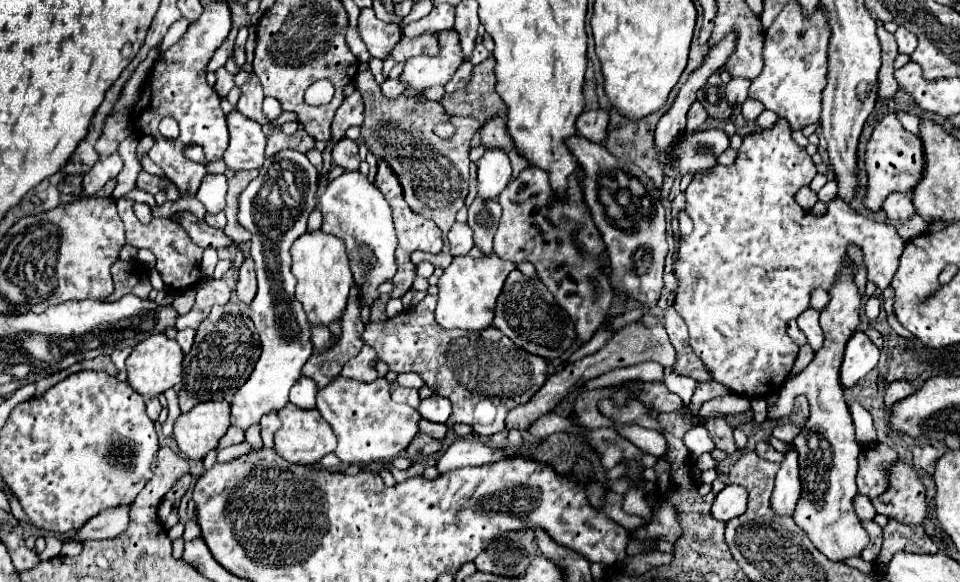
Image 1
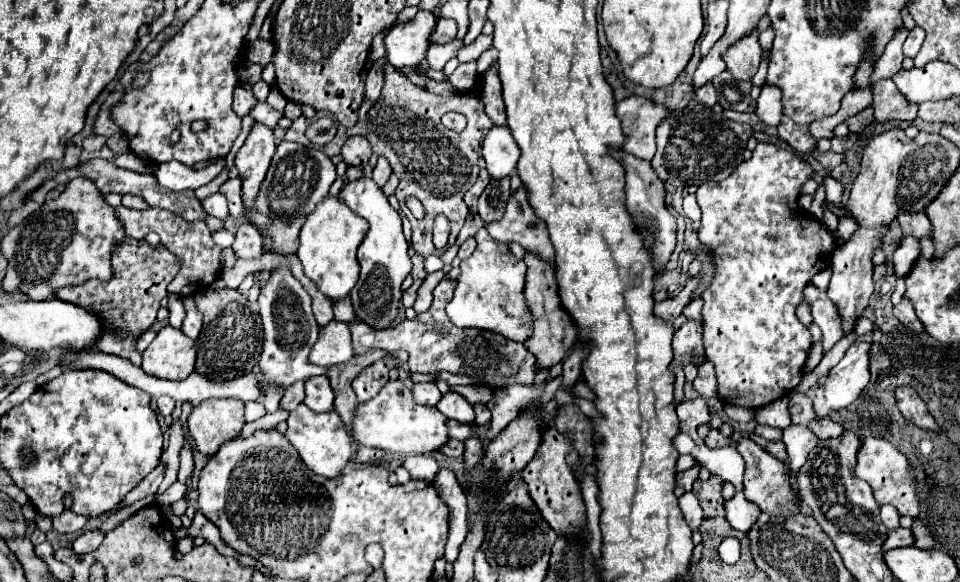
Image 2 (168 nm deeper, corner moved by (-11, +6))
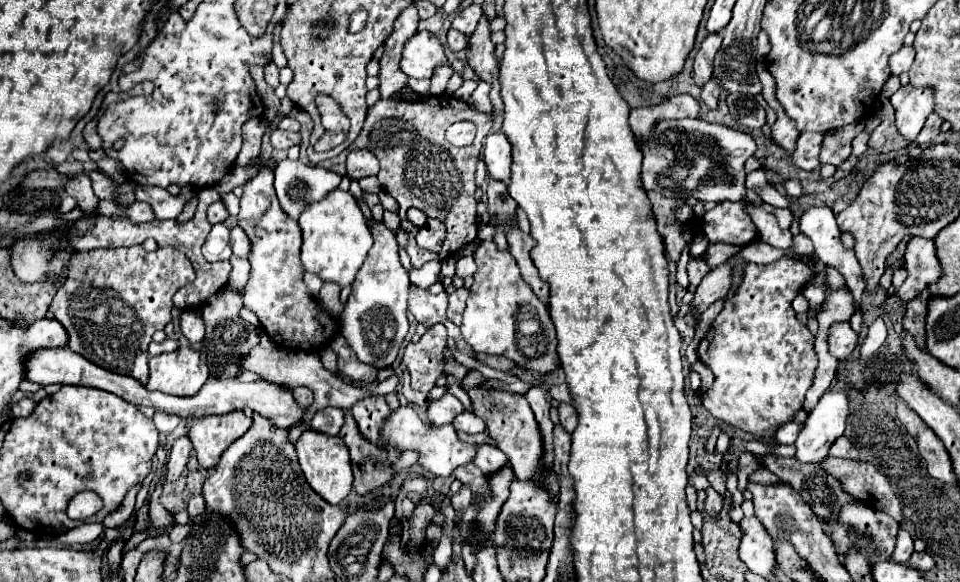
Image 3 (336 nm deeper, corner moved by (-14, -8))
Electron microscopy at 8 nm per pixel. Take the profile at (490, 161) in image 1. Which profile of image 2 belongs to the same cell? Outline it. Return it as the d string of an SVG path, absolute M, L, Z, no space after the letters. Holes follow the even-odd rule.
M493 126L483 138L481 146L481 154L487 162L491 178L503 180L515 170L519 160L519 146L515 144L507 126Z

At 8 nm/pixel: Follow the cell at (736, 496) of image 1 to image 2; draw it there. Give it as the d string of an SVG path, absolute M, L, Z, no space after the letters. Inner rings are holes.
M735 492L733 498L725 500L725 516L729 520L729 524L739 530L739 532L749 532L751 524L757 520L757 516L761 514L757 504L747 502L747 498L743 496L743 492Z

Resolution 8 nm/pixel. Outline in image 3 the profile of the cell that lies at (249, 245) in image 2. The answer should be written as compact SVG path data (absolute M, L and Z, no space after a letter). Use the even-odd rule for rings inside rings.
M234 226L230 230L230 246L232 246L232 250L234 250L236 256L242 256L242 258L248 256L250 242L248 242L248 238L246 238L246 234L244 234L244 230L240 226Z

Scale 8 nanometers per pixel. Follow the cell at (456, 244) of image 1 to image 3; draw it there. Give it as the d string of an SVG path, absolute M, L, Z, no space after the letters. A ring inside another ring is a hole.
M462 256L462 258L456 262L456 276L460 276L460 278L472 276L474 270L476 270L476 264L474 264L474 258L472 258L472 256Z

